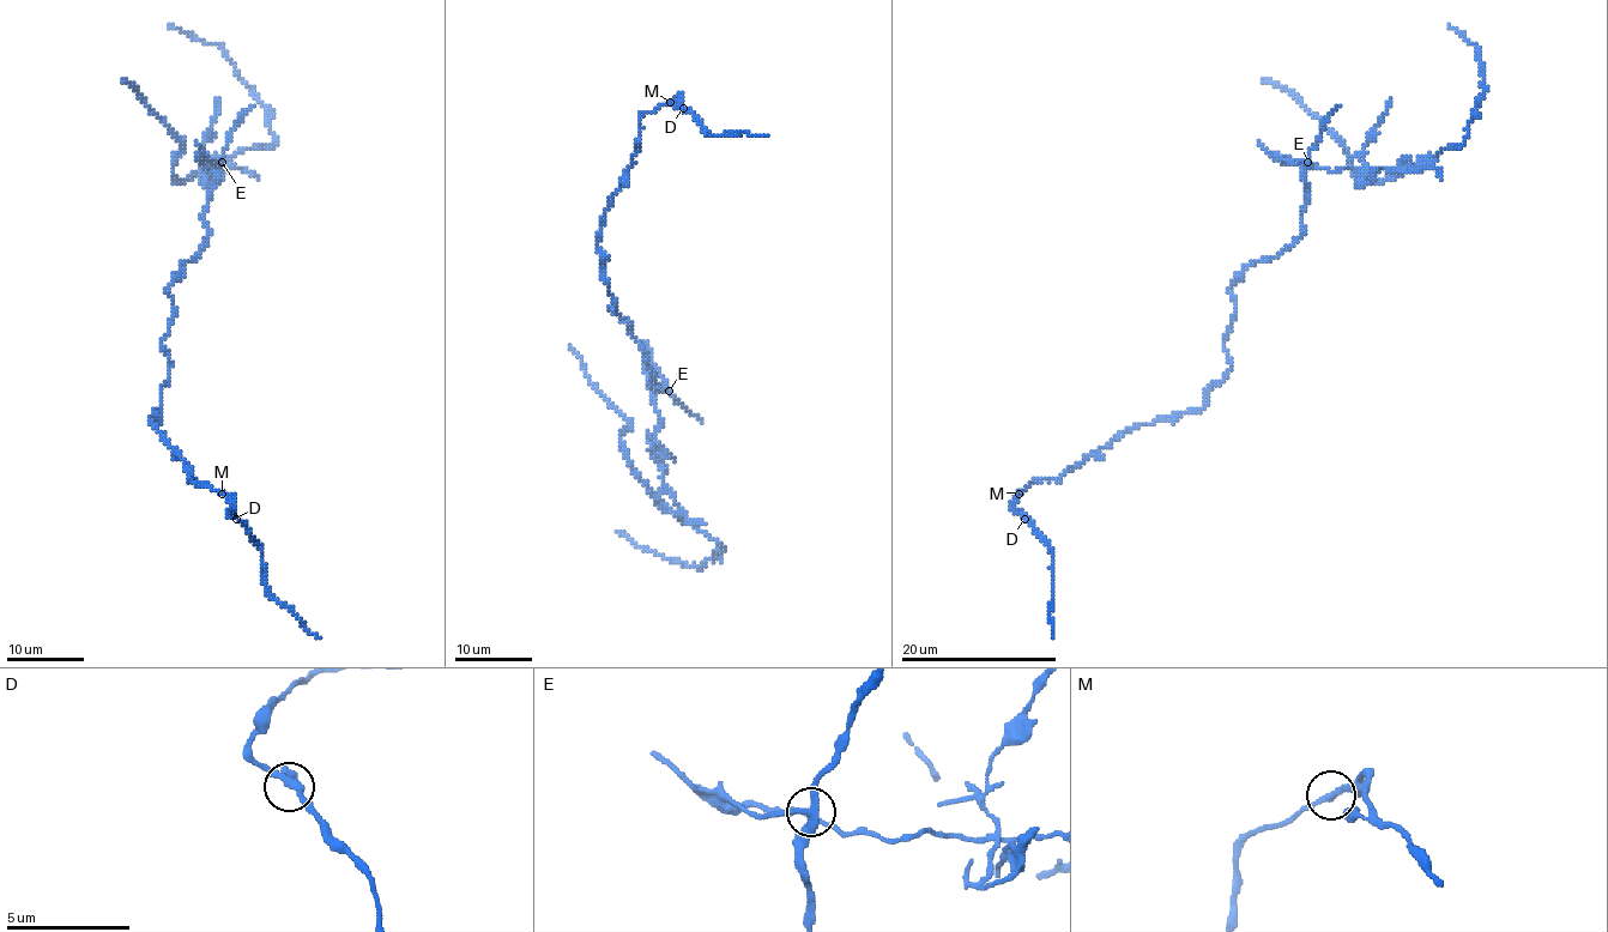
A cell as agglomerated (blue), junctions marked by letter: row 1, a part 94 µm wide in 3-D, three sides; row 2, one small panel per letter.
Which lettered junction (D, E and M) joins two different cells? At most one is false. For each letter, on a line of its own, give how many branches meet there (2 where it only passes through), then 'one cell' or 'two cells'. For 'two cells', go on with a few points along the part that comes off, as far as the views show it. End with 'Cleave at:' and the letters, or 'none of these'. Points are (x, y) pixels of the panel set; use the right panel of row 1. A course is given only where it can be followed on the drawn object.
D: branches 3; one cell
E: branches 3; two cells; course (1309, 162), (1431, 167), (1368, 181), (1288, 91), (1262, 79)
M: branches 2; one cell
Cleave at: E

